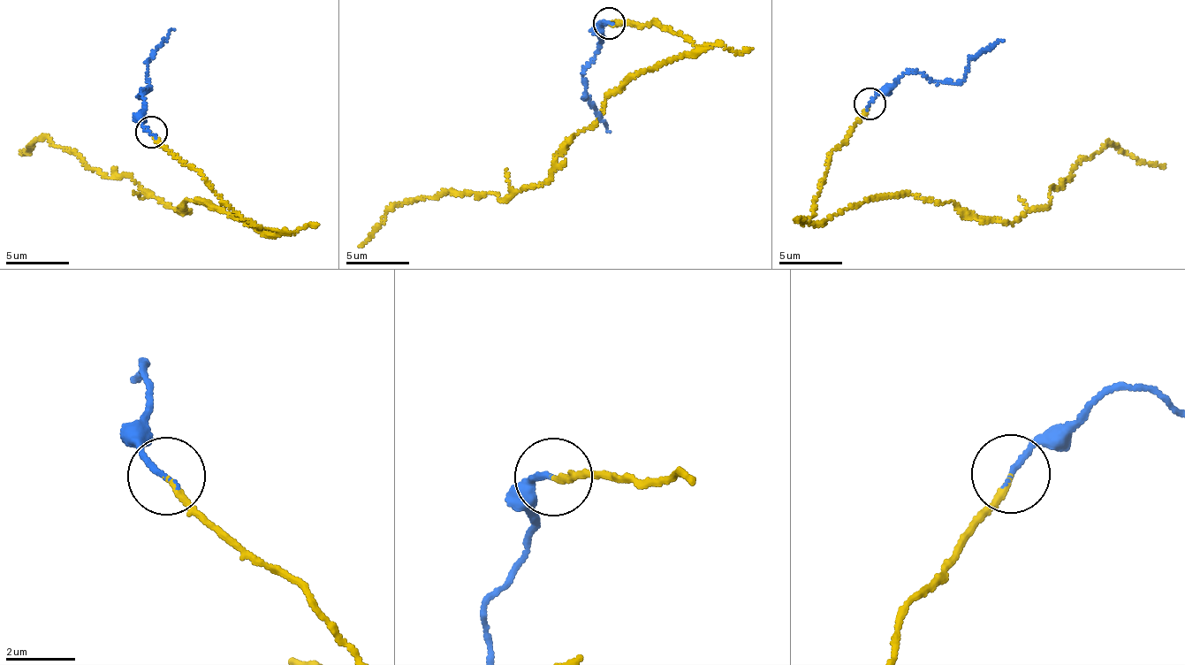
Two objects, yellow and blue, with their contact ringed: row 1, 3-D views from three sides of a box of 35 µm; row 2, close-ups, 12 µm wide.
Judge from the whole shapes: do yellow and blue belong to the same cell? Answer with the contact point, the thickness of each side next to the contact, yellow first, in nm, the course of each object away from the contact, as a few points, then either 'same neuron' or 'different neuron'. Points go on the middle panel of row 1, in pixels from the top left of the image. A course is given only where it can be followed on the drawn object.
(609, 23) | 160/150 nm | yellow via (608, 22), (654, 22), (706, 47), (641, 70), (542, 183), (502, 200), (406, 199), (359, 246) | blue via (608, 22), (598, 44), (595, 59), (582, 70), (586, 95), (581, 98), (588, 100), (610, 132) | different neuron

